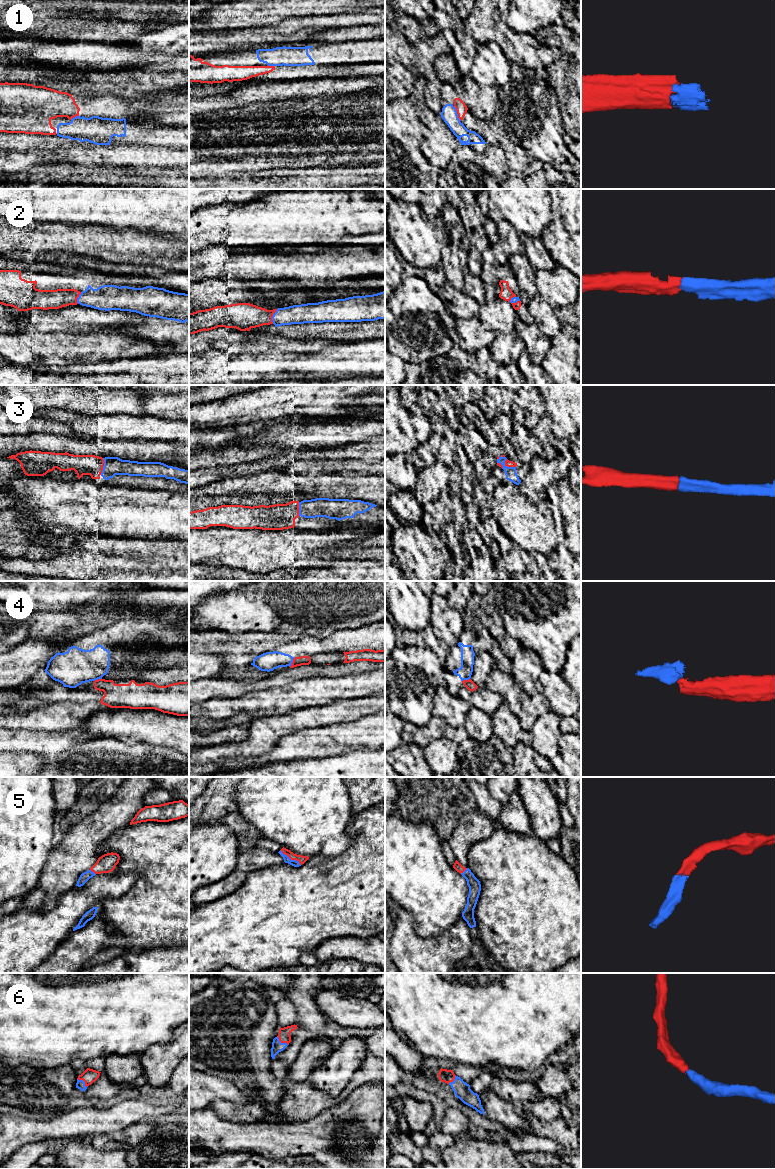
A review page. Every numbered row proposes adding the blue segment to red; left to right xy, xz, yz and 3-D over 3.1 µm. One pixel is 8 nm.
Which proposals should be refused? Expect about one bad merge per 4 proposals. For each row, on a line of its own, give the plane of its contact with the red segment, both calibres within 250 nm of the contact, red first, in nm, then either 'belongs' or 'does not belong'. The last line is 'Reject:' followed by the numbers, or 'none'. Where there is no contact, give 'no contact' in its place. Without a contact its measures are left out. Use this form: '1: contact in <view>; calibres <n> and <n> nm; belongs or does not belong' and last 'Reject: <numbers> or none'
1: contact in yz; calibres 90 and 130 nm; belongs
2: contact in xz; calibres 220 and 160 nm; belongs
3: contact in yz; calibres 50 and 90 nm; belongs
4: contact in xz; calibres 80 and 150 nm; does not belong
5: contact in xz; calibres 60 and 50 nm; belongs
6: contact in xy; calibres 120 and 70 nm; belongs
Reject: 4

